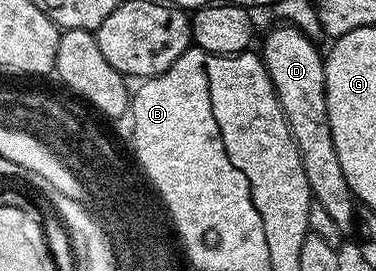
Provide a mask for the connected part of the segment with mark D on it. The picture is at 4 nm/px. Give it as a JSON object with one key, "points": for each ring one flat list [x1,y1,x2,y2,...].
{"points":[[277,25,275,31,263,42,261,57,267,66,271,83,283,109,283,115,291,129,293,140,299,149,301,164,305,168,305,180,309,180,312,199,319,201,326,212,337,222,342,232,349,231,357,222,357,199,345,180,341,160,337,160,337,148,333,148,333,132,329,128,327,93,325,92,324,55,314,41,295,26]]}

